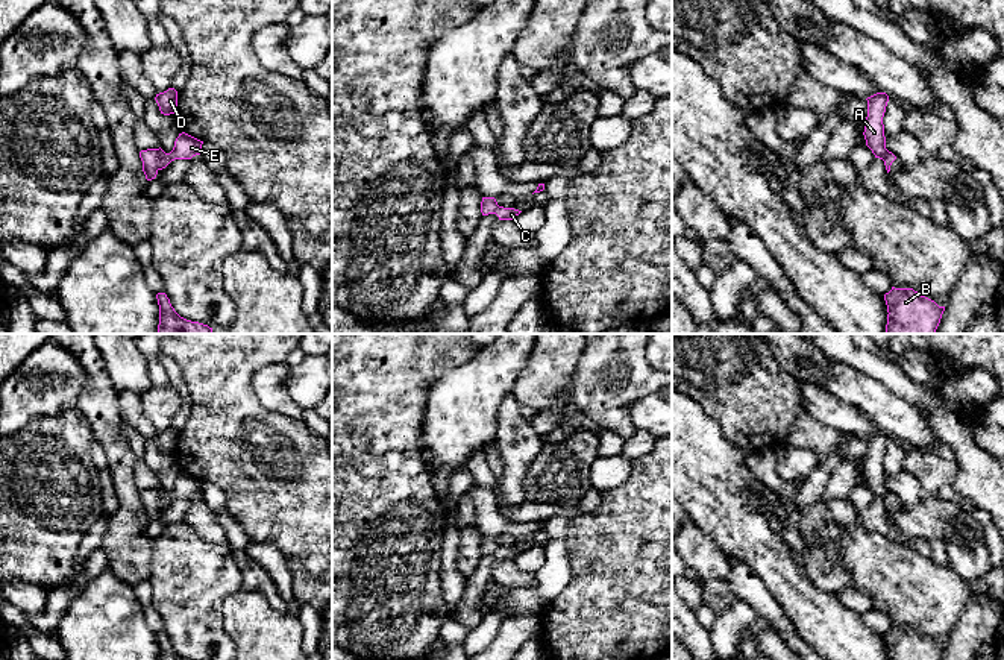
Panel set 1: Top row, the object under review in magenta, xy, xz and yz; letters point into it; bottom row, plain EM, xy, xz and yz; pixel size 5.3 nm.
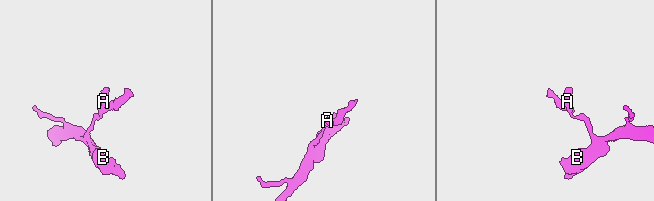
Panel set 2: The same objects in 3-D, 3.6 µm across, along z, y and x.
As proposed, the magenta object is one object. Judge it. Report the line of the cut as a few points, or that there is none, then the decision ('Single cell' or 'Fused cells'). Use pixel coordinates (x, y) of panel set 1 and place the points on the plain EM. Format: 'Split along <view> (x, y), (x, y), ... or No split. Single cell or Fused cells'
Split along xy (161, 489), (158, 509). Fused cells

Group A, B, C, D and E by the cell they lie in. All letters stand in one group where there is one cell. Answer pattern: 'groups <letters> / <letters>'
groups A B D / C E

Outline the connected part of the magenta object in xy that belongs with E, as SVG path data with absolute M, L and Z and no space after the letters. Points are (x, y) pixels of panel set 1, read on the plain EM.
M182 472L174 481L174 487L170 493L161 490L158 498L158 508L165 508L174 499L191 499L196 495L202 493L203 481Z

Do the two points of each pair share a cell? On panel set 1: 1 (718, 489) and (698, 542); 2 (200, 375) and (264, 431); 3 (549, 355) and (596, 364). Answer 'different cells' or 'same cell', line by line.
1: different cells
2: same cell
3: different cells

